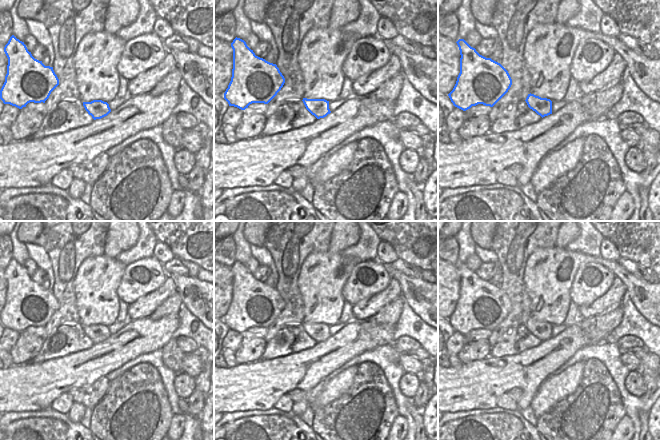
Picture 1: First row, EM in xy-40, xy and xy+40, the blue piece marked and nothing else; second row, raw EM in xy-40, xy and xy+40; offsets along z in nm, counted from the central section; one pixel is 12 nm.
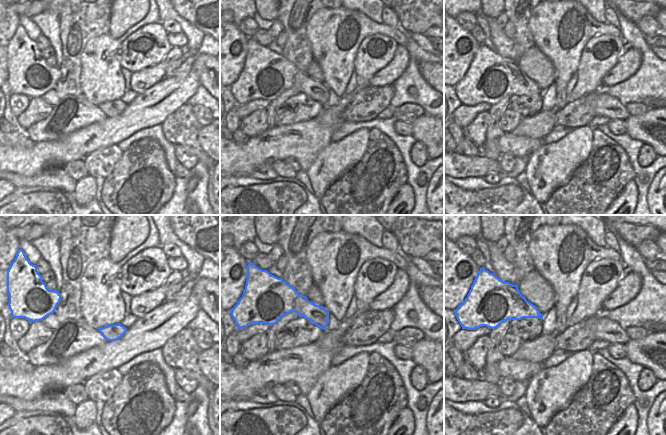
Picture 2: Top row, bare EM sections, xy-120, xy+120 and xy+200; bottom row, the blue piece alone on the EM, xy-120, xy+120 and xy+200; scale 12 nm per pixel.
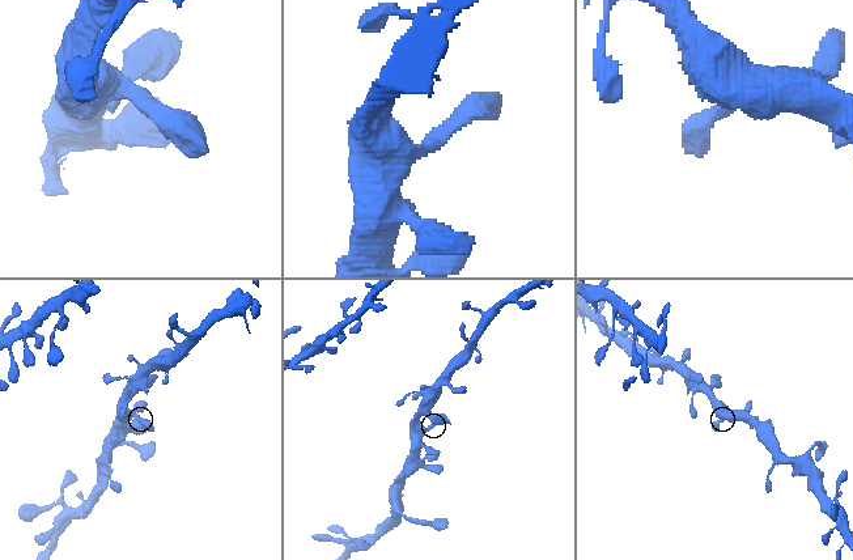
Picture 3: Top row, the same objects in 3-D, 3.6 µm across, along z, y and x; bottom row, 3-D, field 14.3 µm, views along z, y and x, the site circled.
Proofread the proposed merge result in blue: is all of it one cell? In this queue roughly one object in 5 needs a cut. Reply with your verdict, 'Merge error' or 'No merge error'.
No merge error.

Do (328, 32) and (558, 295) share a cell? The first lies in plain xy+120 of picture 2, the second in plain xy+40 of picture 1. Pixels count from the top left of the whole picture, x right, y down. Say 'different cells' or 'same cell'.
same cell

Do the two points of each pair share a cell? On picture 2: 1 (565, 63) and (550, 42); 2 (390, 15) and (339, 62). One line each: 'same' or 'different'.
1: same
2: different

